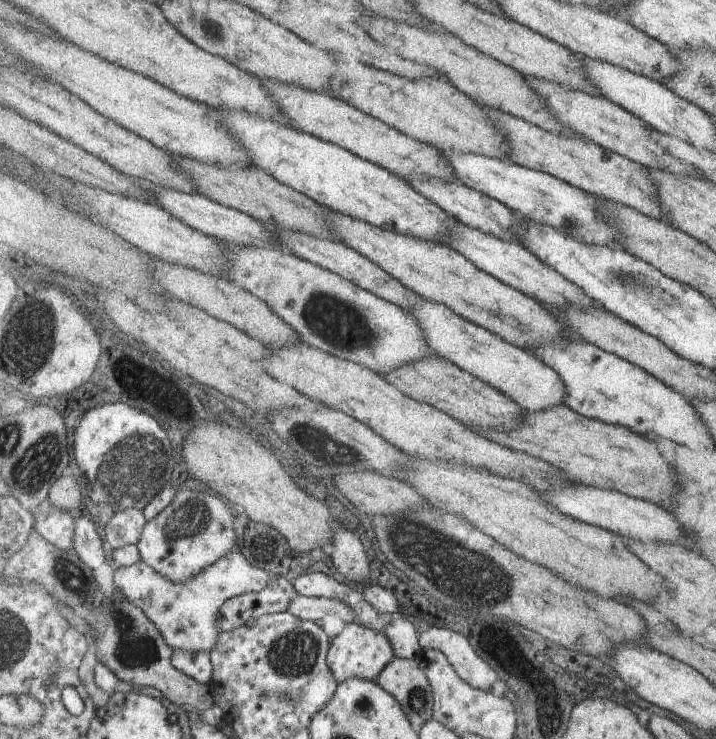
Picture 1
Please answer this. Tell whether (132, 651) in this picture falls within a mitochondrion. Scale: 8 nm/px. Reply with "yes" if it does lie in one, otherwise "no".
yes

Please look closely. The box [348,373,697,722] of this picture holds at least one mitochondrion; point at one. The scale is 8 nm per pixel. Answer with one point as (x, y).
(452, 571)

